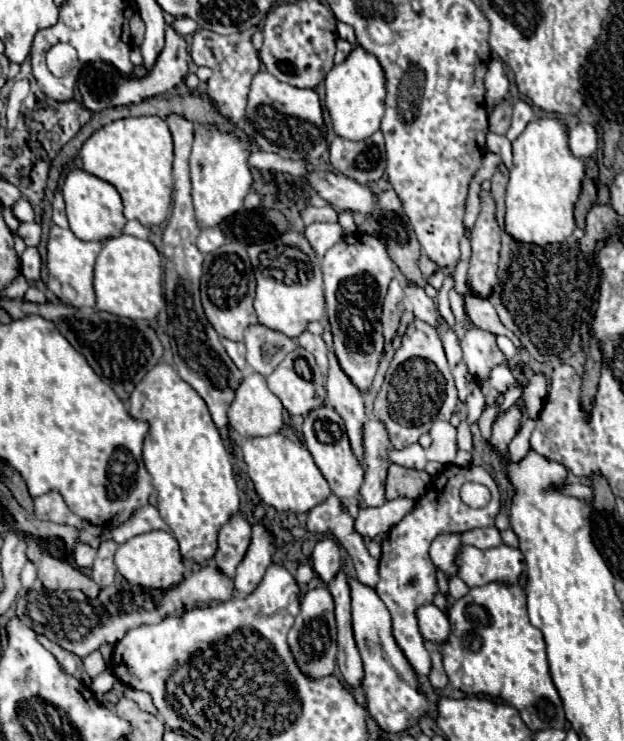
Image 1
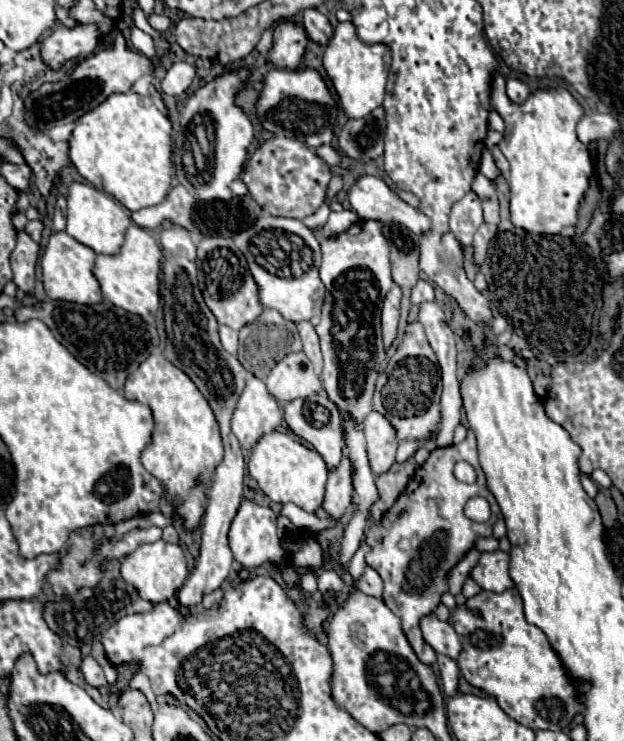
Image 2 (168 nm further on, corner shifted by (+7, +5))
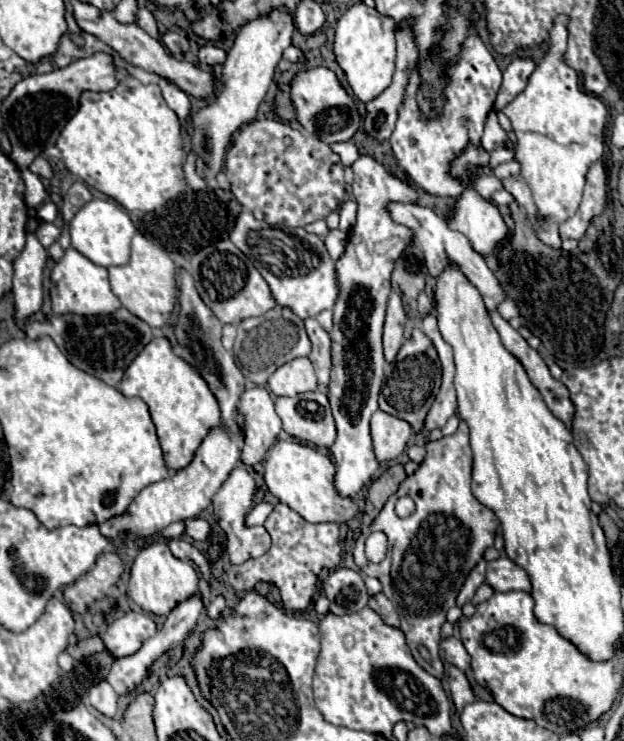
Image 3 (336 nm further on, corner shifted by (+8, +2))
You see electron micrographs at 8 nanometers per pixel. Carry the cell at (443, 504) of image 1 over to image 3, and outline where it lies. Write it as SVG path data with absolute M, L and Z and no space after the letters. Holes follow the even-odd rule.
M463 420L453 436L427 442L425 448L425 460L401 482L399 490L387 500L373 524L363 530L363 534L357 538L353 556L361 572L375 576L383 584L383 594L399 612L401 630L407 636L407 644L417 664L429 674L443 678L439 640L445 612L455 604L465 576L483 558L485 548L493 546L499 520L495 512L483 506L471 492L469 426ZM401 496L411 496L417 504L417 510L409 518L399 518L393 510ZM375 530L383 530L389 538L387 558L379 564L369 562L365 556L365 538ZM419 646L429 652L429 660L421 656Z

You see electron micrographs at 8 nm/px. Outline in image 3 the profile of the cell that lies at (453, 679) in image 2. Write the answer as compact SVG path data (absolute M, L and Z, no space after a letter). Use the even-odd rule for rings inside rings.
M449 666L447 674L449 674L449 690L451 690L451 698L453 698L453 702L455 702L457 712L461 712L465 704L469 704L469 702L475 700L475 696L473 696L473 692L471 692L469 680L465 678L465 674L463 674L459 668Z

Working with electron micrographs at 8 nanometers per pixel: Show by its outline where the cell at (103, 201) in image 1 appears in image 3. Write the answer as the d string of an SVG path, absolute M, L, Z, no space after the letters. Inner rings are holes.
M93 198L85 206L79 208L75 218L69 224L71 230L71 246L87 256L91 262L109 268L109 266L123 266L129 262L129 242L135 234L135 226L129 214L115 202L97 200Z

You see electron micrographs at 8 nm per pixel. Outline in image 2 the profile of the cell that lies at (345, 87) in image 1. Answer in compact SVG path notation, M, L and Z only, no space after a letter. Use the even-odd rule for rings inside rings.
M352 21L338 23L338 27L334 29L334 35L326 47L326 53L324 53L324 67L326 67L328 77L334 83L334 89L340 97L340 103L342 103L348 119L360 119L360 117L368 115L370 111L374 111L378 105L382 105L390 63L392 63L392 53L388 49L388 45L384 45L384 43L366 45L356 35Z

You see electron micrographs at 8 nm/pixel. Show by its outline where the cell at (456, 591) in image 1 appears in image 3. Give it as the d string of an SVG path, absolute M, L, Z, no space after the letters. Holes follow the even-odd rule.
M481 584L481 586L477 588L477 592L475 592L475 596L471 598L471 604L475 604L475 606L477 606L477 604L485 602L487 598L491 598L491 596L493 596L493 592L495 592L495 590L493 590L489 584Z

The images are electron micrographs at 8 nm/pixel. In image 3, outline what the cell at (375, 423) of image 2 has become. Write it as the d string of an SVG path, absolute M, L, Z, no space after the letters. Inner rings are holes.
M377 410L371 418L371 438L373 438L373 450L379 464L395 460L399 454L403 454L407 440L411 436L411 426L395 416L385 414L383 410Z

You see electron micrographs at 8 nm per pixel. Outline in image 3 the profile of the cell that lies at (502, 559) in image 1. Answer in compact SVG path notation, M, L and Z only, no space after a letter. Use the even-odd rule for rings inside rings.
M497 558L487 564L487 574L485 582L495 590L495 592L509 592L509 590L531 590L531 582L527 574L513 564L509 558Z

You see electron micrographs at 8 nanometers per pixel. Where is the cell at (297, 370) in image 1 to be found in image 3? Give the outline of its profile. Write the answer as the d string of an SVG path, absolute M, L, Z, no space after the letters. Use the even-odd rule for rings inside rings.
M295 358L277 368L269 378L269 388L275 396L295 396L317 390L317 378L309 358Z

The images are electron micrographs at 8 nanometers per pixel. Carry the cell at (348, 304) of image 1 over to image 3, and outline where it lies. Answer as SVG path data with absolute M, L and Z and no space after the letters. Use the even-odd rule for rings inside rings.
M359 156L357 162L353 162L353 172L355 172L355 180L351 184L353 188L353 196L359 204L357 210L357 222L349 232L349 244L345 254L335 262L335 270L337 270L337 284L339 284L339 296L337 302L333 306L333 328L331 328L331 382L329 382L329 404L333 410L333 418L337 424L337 440L331 446L331 456L335 462L335 490L339 496L343 498L355 498L363 484L373 476L373 472L379 468L375 456L373 456L373 444L371 444L371 436L369 436L369 420L371 414L377 410L377 398L381 392L381 384L383 384L383 366L385 366L385 358L383 358L383 346L381 346L381 330L383 330L383 320L385 320L385 308L387 308L387 296L391 292L391 272L393 272L393 264L399 258L399 254L405 250L407 242L411 240L411 232L405 226L395 224L385 206L389 202L417 202L417 190L407 184L401 182L397 178L393 178L385 166L381 166L379 162L375 162L371 156Z

